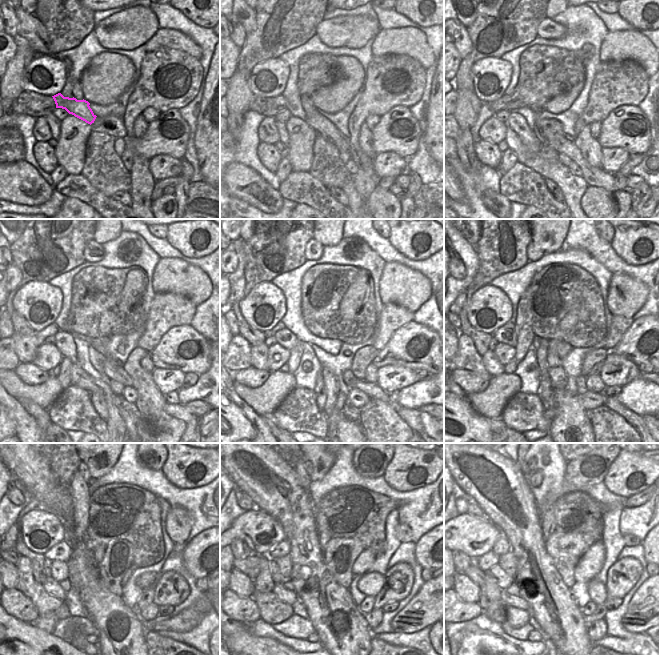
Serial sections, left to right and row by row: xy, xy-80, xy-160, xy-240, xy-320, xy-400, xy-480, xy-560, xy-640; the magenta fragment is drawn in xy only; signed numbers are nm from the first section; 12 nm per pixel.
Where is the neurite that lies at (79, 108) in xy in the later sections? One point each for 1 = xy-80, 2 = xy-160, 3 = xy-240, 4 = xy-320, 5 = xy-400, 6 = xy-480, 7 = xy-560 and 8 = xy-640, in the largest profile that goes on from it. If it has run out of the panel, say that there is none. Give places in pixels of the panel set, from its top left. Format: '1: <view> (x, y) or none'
1: xy-80 (324, 127)
2: xy-160 (553, 133)
3: xy-240 (179, 411)
4: xy-320 (420, 422)
5: xy-400 (647, 418)
6: none
7: none
8: none

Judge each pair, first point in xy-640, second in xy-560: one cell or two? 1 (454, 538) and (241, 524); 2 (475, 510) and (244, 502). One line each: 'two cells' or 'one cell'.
1: one cell
2: one cell

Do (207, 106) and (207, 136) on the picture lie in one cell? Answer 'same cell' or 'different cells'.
same cell

